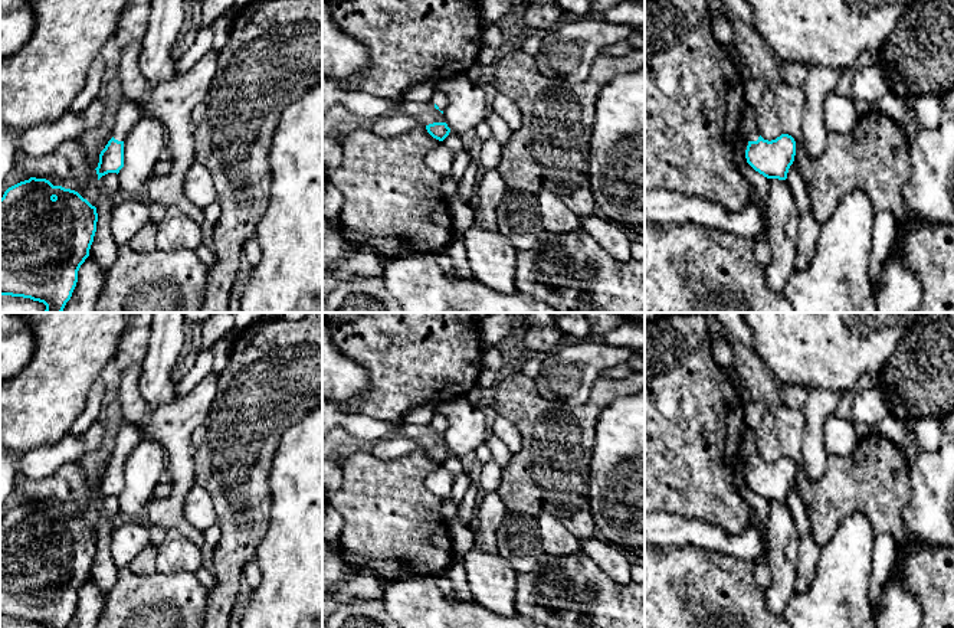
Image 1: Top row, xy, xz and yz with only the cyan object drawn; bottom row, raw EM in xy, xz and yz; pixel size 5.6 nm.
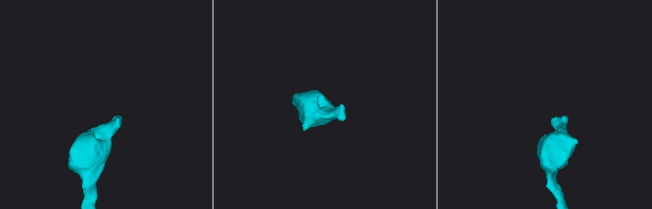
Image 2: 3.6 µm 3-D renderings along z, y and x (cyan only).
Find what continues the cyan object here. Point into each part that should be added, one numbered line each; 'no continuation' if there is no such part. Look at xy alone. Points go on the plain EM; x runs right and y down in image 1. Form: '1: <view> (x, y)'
1: xy (127, 438)

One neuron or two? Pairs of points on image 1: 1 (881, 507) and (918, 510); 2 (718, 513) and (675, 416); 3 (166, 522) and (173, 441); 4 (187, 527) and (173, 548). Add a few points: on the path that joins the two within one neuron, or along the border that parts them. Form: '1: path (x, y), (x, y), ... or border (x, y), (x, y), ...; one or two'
1: border (908, 476), (902, 522), (915, 540); two
2: path (702, 489), (675, 452), (675, 441); one
3: path (176, 501), (179, 494), (179, 461); one
4: border (176, 529), (200, 548); two

